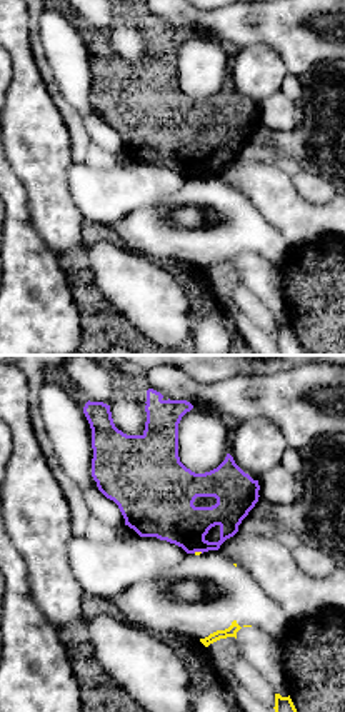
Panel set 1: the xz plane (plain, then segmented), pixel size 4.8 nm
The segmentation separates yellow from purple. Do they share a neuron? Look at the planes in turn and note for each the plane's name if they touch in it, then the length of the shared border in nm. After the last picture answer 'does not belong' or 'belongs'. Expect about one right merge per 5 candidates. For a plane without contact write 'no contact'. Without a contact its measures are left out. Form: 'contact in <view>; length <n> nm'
contact in xz; length 50 nm

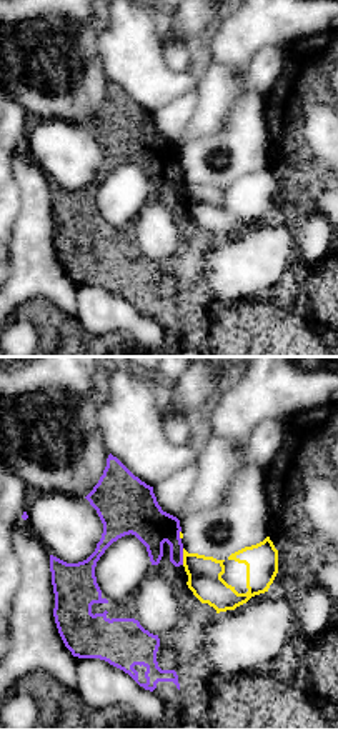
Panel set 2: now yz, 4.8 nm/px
contact in yz; length 80 nm

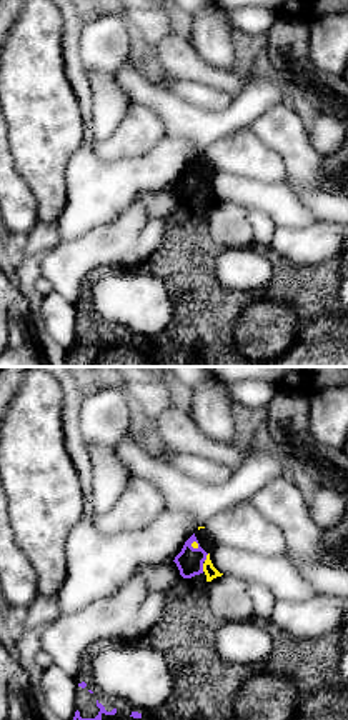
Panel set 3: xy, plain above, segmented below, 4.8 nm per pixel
contact in xy; length 50 nm

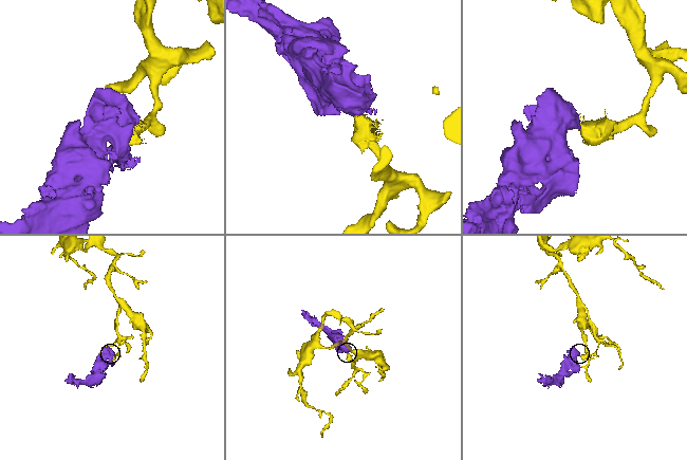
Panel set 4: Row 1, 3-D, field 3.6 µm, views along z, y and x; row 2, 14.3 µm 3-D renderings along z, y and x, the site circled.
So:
does not belong

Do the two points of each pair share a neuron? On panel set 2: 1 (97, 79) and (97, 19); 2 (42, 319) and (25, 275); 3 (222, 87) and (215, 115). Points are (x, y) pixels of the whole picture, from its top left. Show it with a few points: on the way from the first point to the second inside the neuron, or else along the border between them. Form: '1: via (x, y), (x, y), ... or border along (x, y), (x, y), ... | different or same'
1: via (87, 64), (87, 34) | same
2: border along (17, 309), (34, 299), (47, 299), (70, 314) | different
3: via (217, 94), (215, 109) | same

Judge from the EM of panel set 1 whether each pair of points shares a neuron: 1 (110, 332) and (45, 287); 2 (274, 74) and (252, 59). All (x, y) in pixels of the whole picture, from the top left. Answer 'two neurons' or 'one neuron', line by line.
1: two neurons
2: one neuron

